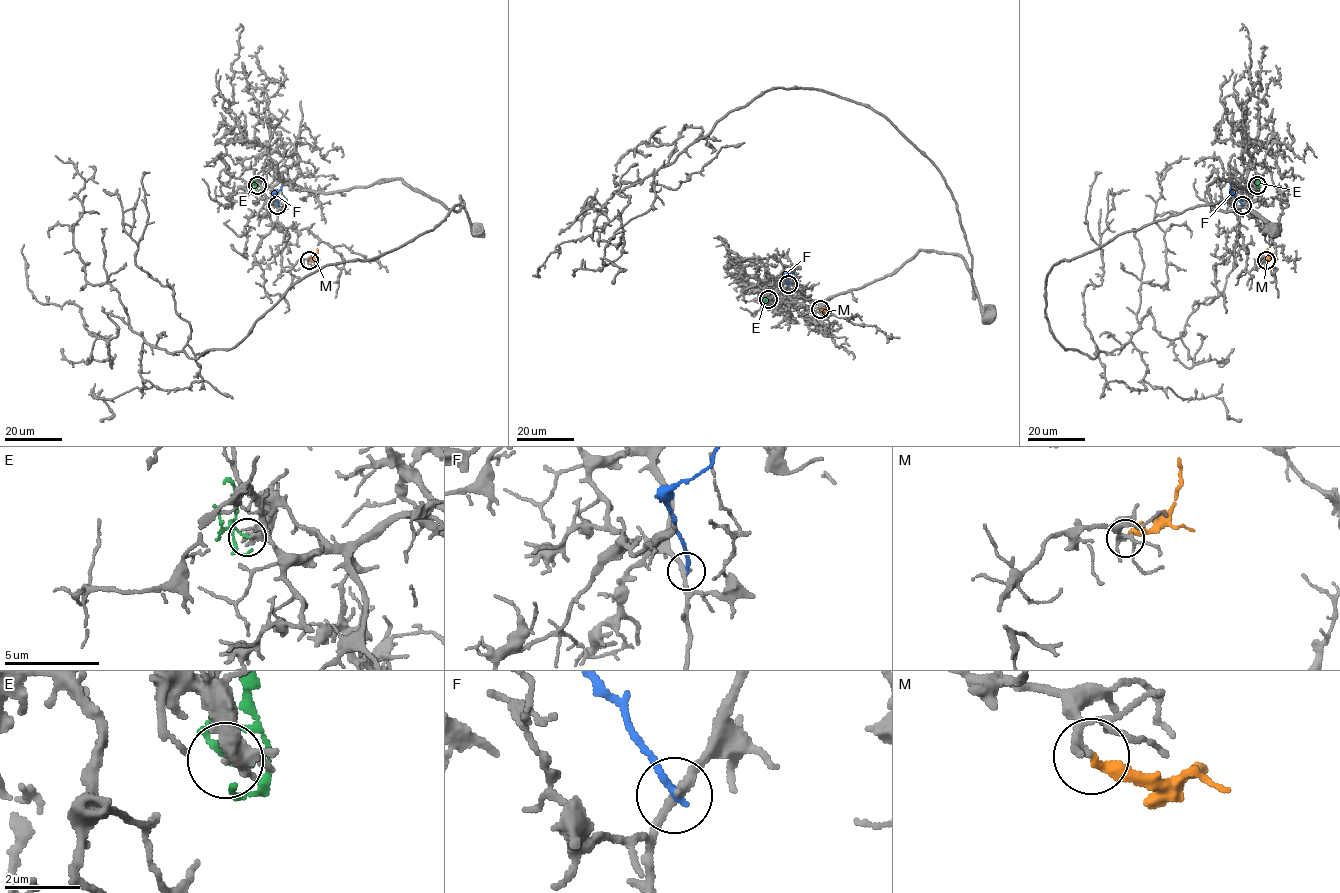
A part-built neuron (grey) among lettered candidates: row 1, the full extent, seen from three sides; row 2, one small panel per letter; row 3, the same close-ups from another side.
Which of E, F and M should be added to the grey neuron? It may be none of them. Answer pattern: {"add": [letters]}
{"add": ["M"]}

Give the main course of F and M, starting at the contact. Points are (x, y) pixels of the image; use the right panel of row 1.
F: (1242, 205), (1230, 190), (1231, 186)
M: (1267, 260), (1267, 248)

